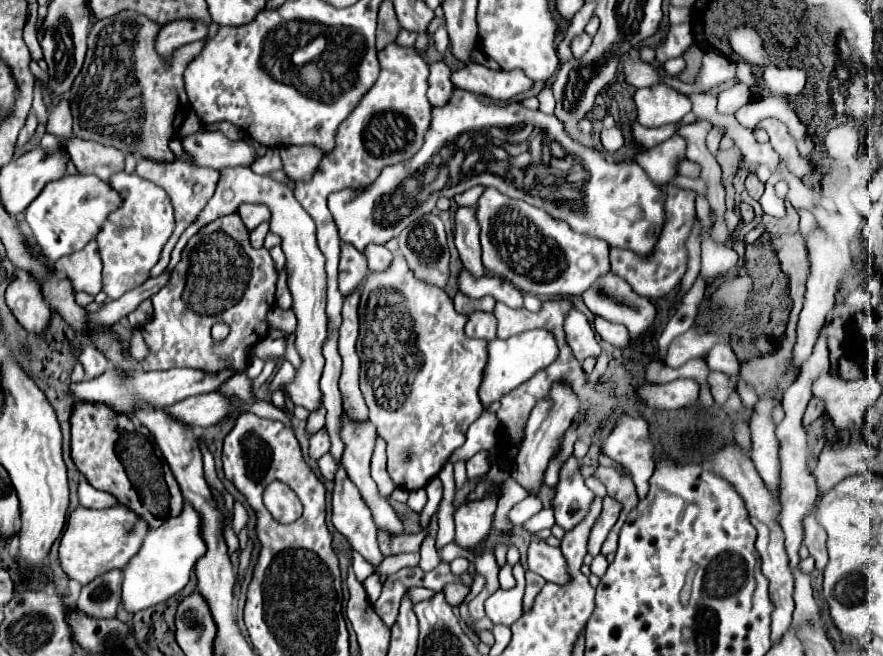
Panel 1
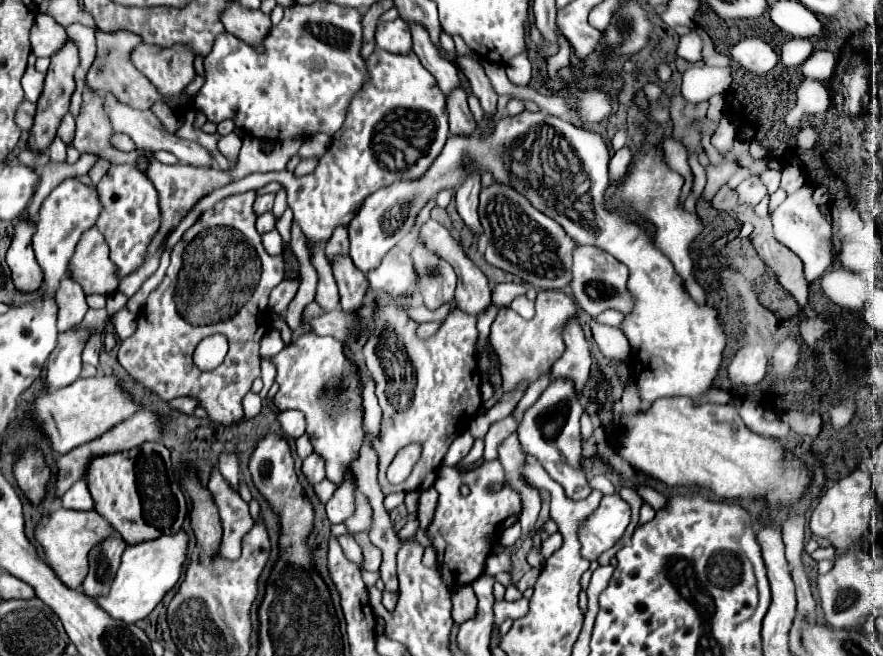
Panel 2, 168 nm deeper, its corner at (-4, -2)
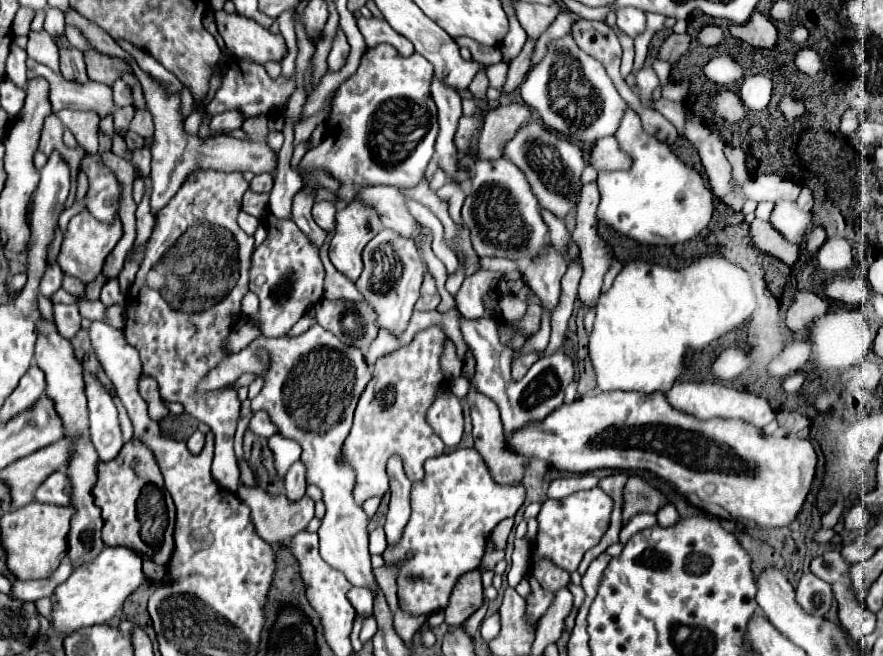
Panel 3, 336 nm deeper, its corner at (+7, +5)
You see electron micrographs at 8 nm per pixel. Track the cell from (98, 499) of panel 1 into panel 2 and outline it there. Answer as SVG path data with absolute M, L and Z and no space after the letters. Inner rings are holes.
M81 479L77 481L63 497L61 497L61 503L65 509L79 509L79 511L89 511L95 507L93 503L93 497L89 493L89 487L87 483Z

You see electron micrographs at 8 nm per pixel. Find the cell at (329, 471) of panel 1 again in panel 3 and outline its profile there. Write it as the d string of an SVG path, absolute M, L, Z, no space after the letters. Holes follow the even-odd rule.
M238 488L238 496L252 510L256 530L268 542L288 542L294 532L300 532L314 518L314 500L304 496L298 504L290 504L285 495L270 494L262 488Z

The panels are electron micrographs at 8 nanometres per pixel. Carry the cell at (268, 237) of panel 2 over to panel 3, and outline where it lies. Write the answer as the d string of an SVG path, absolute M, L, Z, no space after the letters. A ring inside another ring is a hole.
M240 212L240 214L238 214L238 226L240 226L246 234L252 236L252 234L256 232L258 224L260 224L260 220L254 218L254 216L250 216L250 214L246 214L246 212Z

